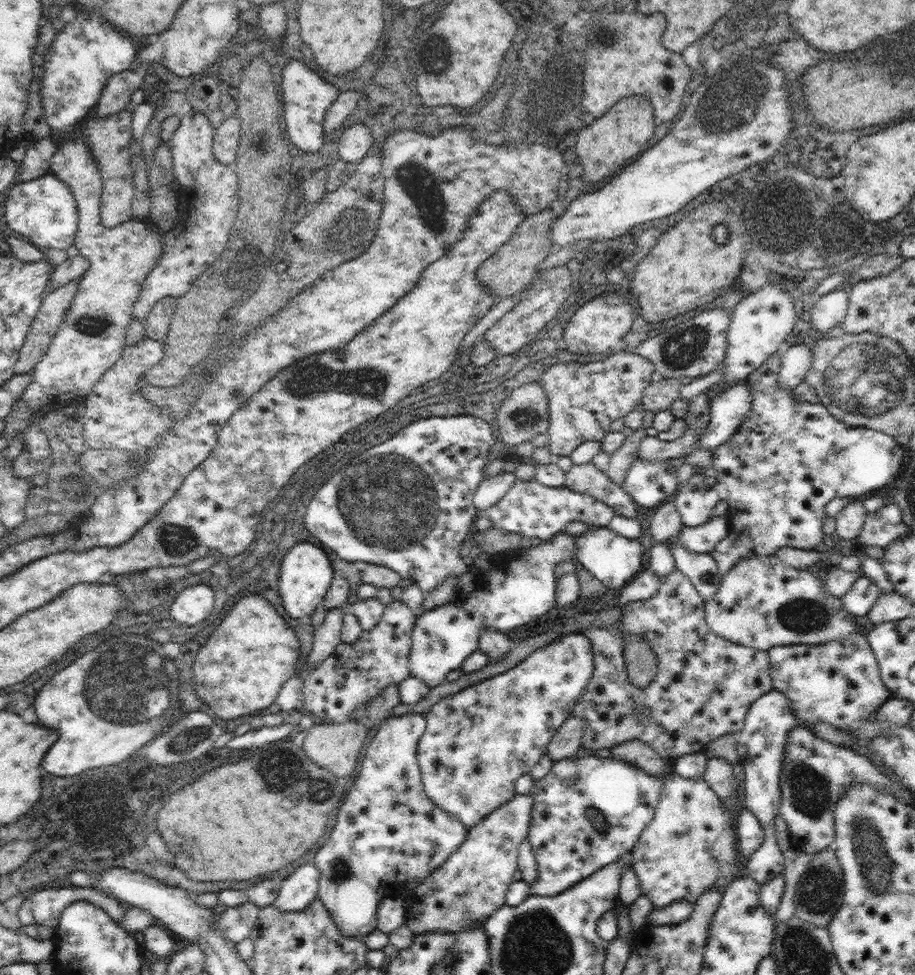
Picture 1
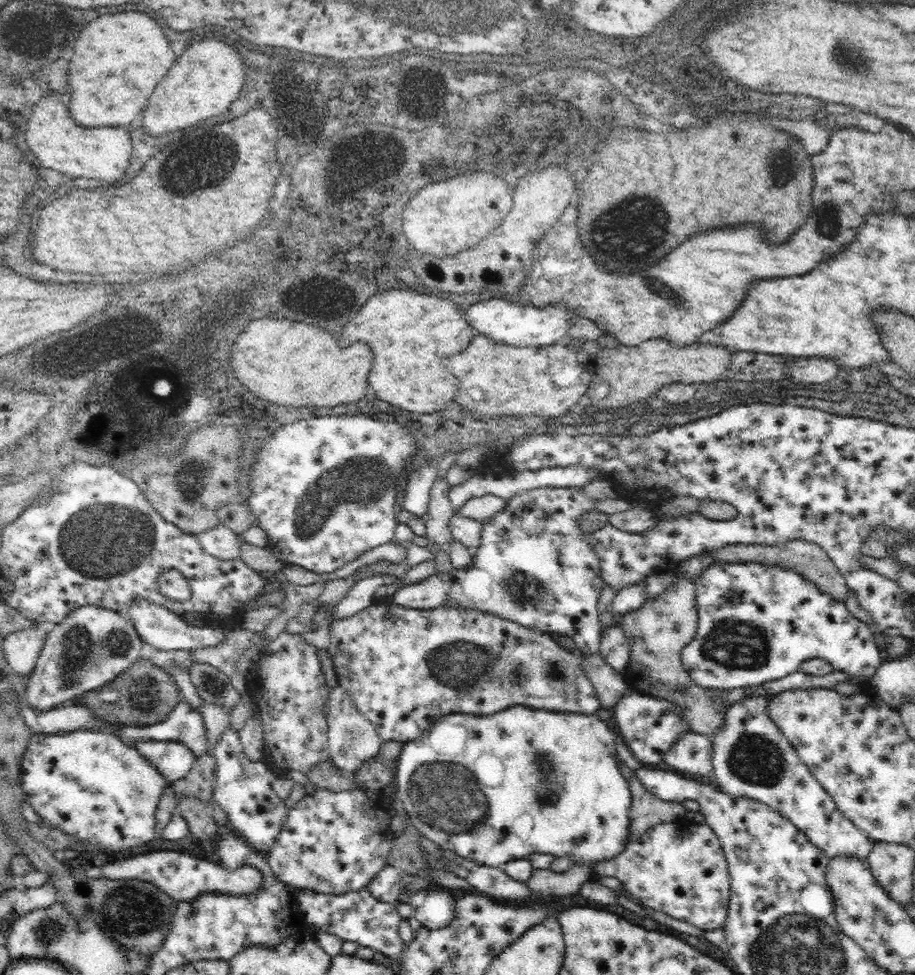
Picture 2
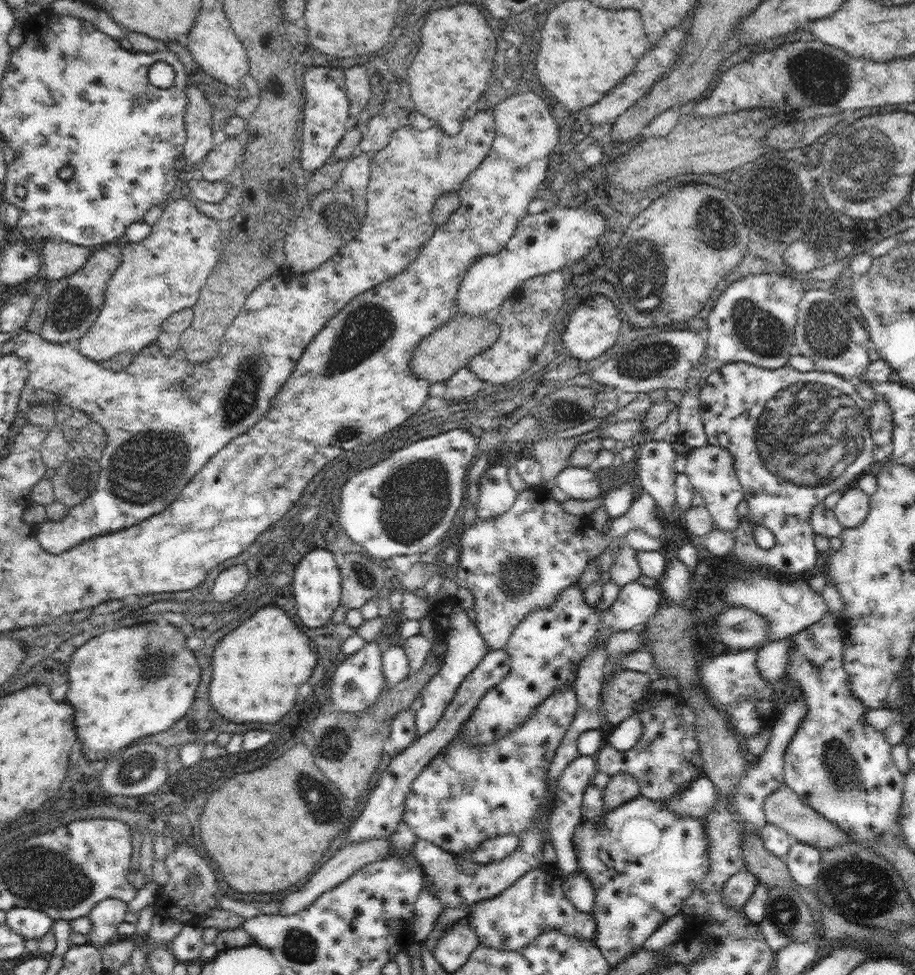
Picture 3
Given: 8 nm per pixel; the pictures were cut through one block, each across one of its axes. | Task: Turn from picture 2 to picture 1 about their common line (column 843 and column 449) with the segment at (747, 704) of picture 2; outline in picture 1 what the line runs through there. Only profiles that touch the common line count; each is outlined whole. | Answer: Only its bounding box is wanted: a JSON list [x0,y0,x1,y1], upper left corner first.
[316,714,469,938]

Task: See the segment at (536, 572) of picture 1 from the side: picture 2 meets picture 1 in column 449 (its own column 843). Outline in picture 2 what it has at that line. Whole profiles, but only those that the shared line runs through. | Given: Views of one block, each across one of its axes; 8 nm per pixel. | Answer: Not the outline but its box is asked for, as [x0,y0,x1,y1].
[681,561,883,691]

